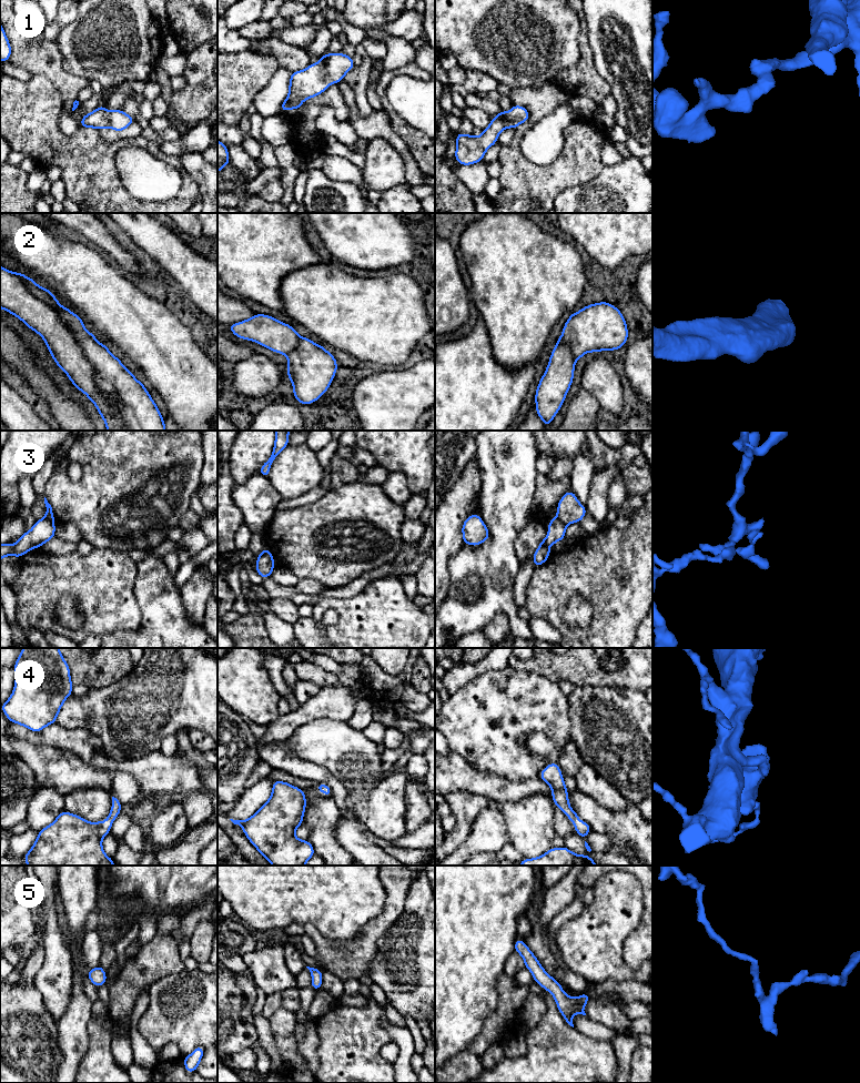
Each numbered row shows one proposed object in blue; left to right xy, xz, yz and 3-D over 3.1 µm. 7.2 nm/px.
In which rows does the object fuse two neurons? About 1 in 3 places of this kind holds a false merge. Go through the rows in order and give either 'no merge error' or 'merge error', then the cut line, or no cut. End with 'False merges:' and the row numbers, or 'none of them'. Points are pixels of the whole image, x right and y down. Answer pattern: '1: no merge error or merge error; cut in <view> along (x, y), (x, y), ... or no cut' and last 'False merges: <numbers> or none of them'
1: no merge error; no cut
2: merge error; cut in xy along (14, 273), (67, 324), (124, 429)
3: merge error; cut in xy along (43, 517), (53, 522)
4: no merge error; no cut
5: no merge error; no cut
False merges: 2, 3

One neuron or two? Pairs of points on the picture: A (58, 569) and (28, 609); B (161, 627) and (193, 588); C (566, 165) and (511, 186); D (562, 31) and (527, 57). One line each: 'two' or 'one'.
A: one
B: two
C: one
D: one

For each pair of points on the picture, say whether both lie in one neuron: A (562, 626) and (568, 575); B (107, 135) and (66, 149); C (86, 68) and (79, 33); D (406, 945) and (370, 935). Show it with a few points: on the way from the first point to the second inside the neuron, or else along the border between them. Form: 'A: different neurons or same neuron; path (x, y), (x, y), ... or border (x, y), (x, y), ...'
A: same neuron; path (556, 614), (556, 587)
B: different neurons; border (97, 130), (108, 142), (128, 138)
C: same neuron; path (86, 59), (86, 42)
D: different neurons; border (397, 918), (377, 941), (377, 950), (371, 962)

